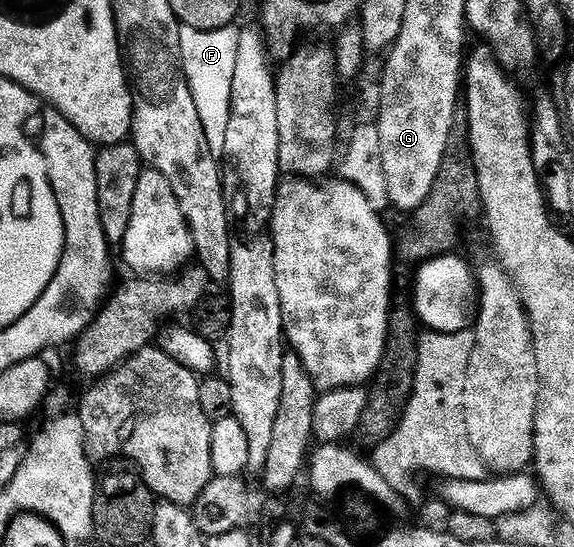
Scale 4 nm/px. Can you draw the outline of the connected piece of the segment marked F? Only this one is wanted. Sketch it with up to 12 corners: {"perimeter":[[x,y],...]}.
{"perimeter":[[182,26],[181,68],[207,145],[225,159],[240,35]]}

